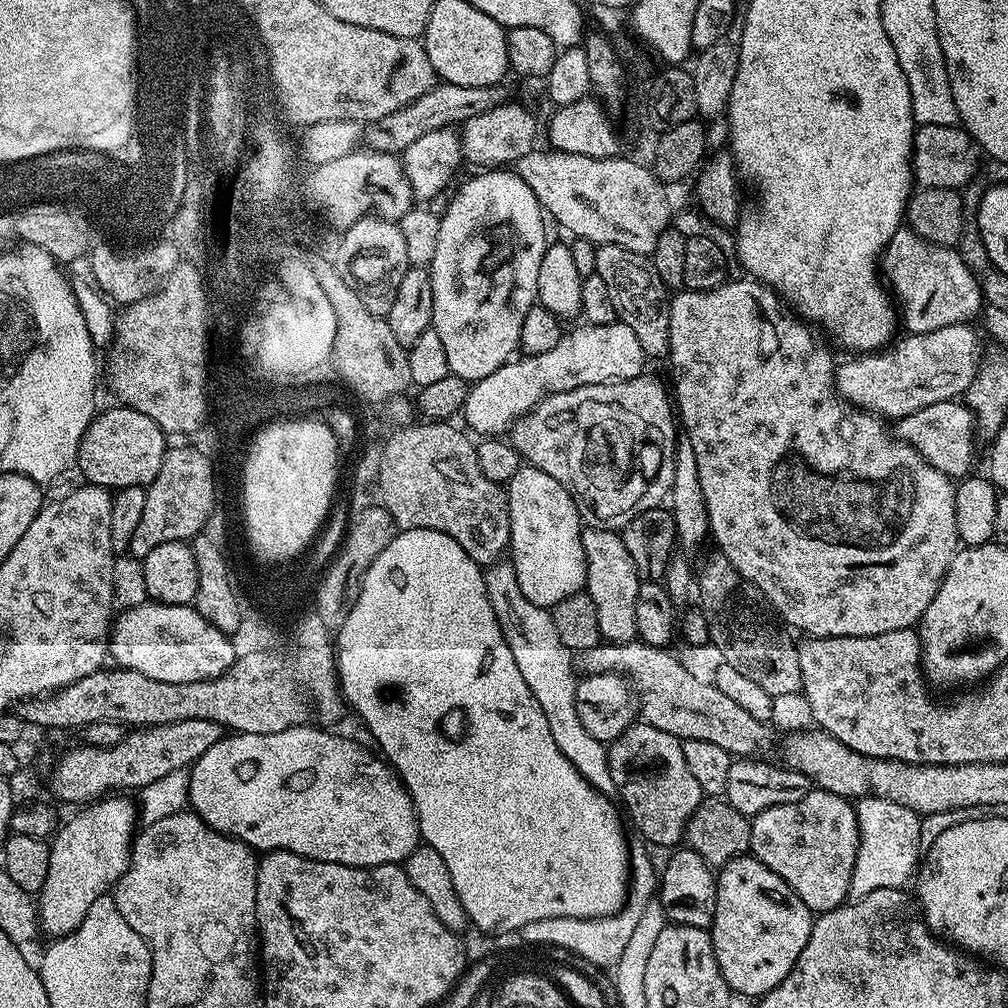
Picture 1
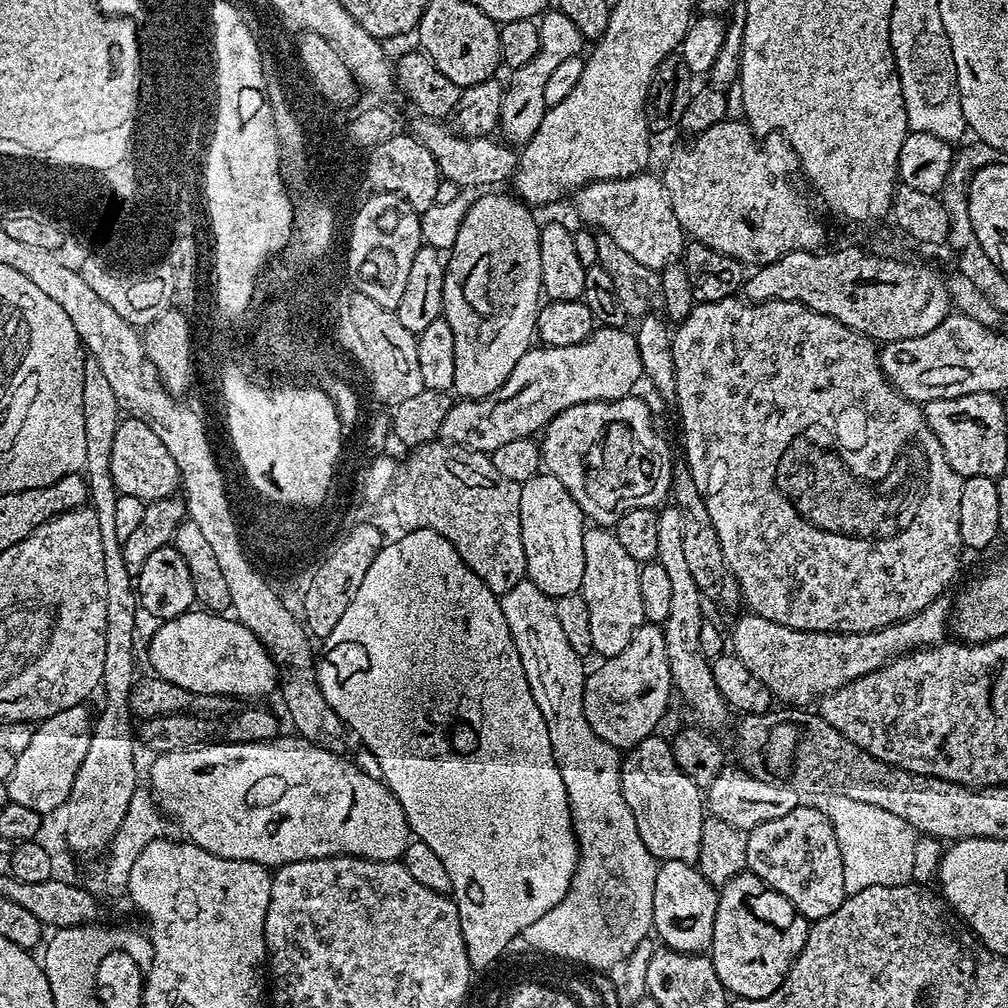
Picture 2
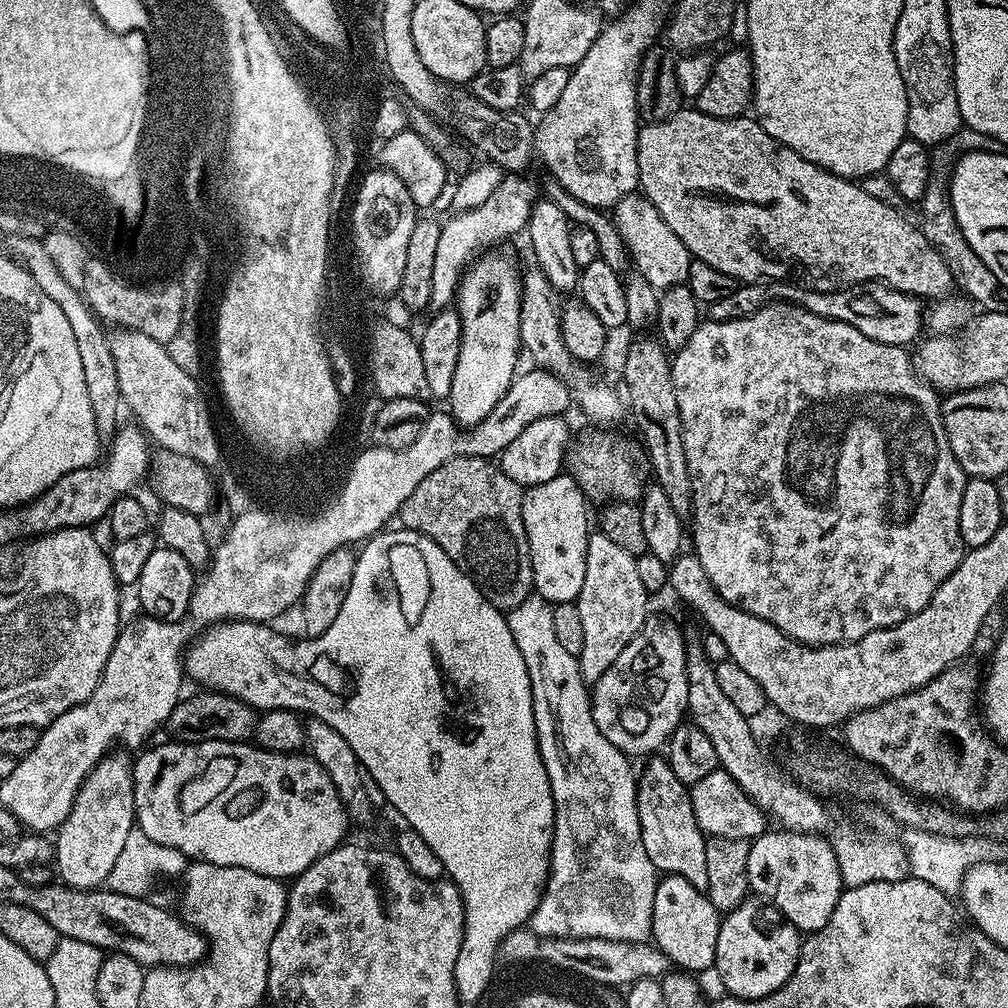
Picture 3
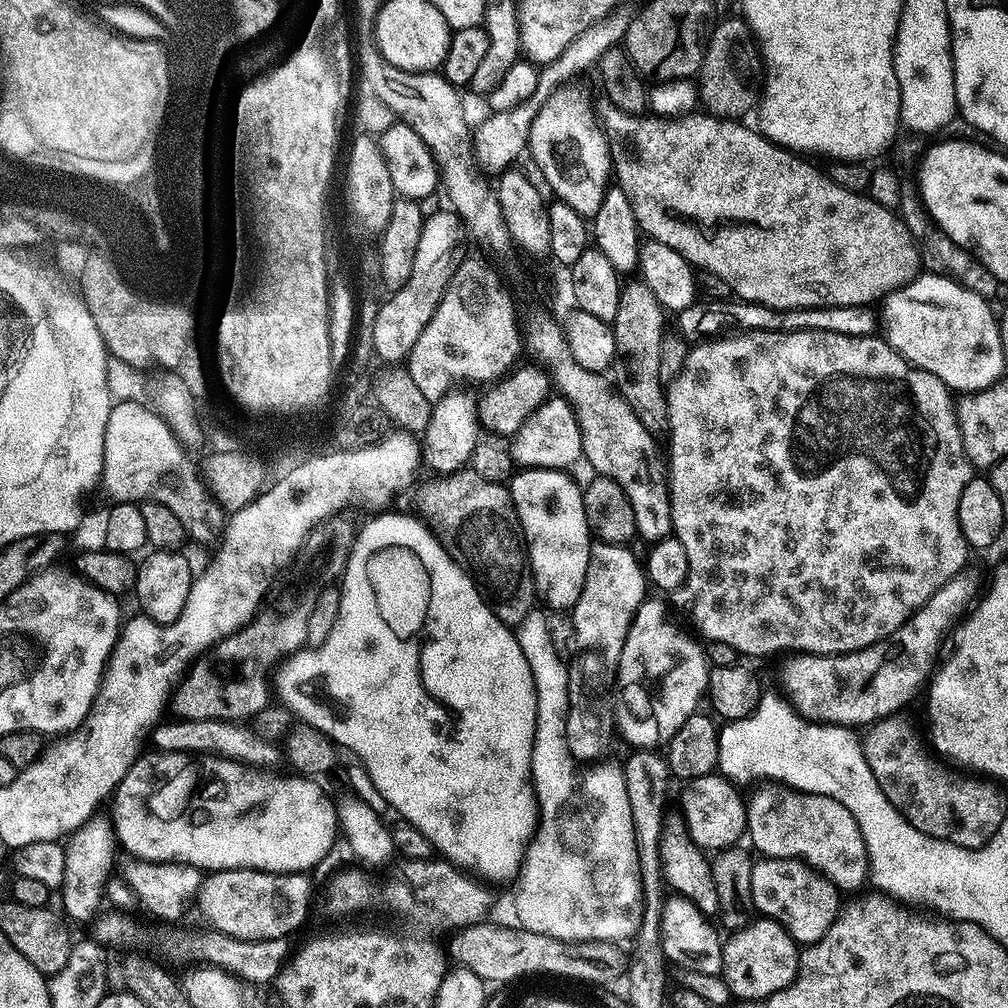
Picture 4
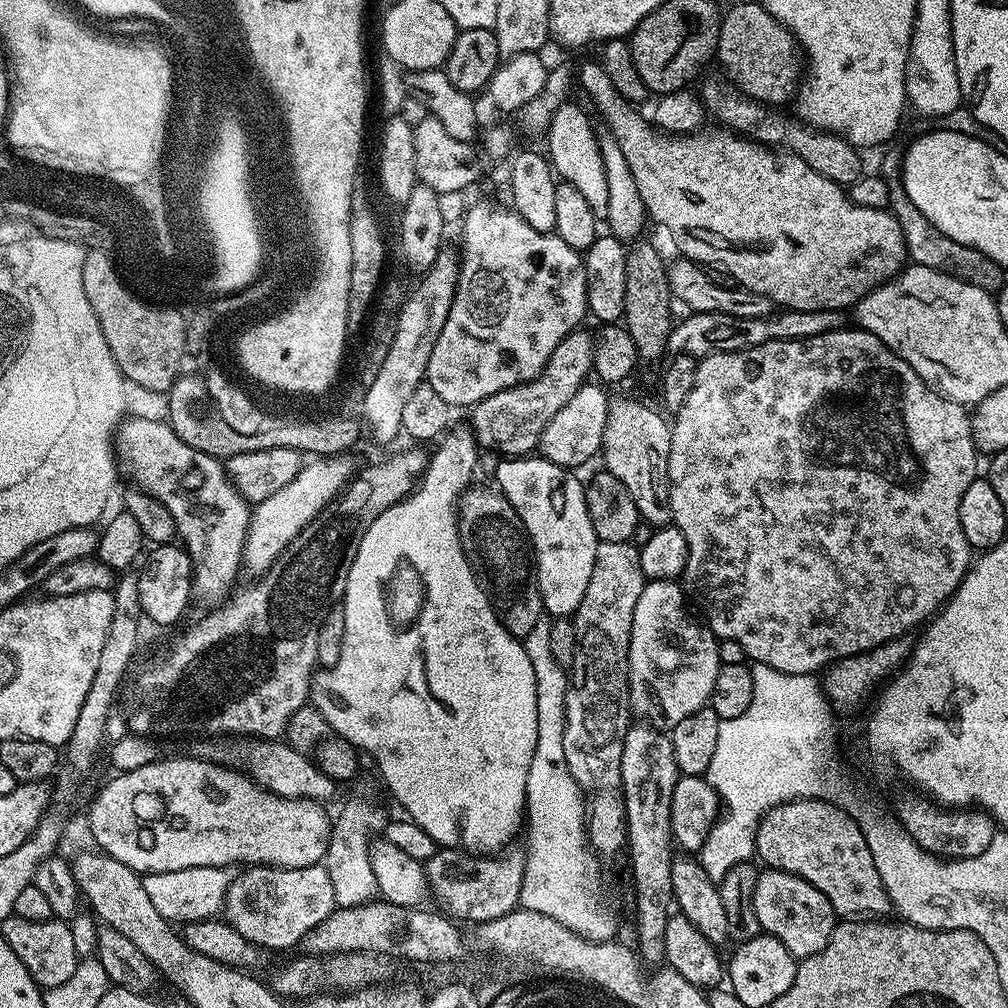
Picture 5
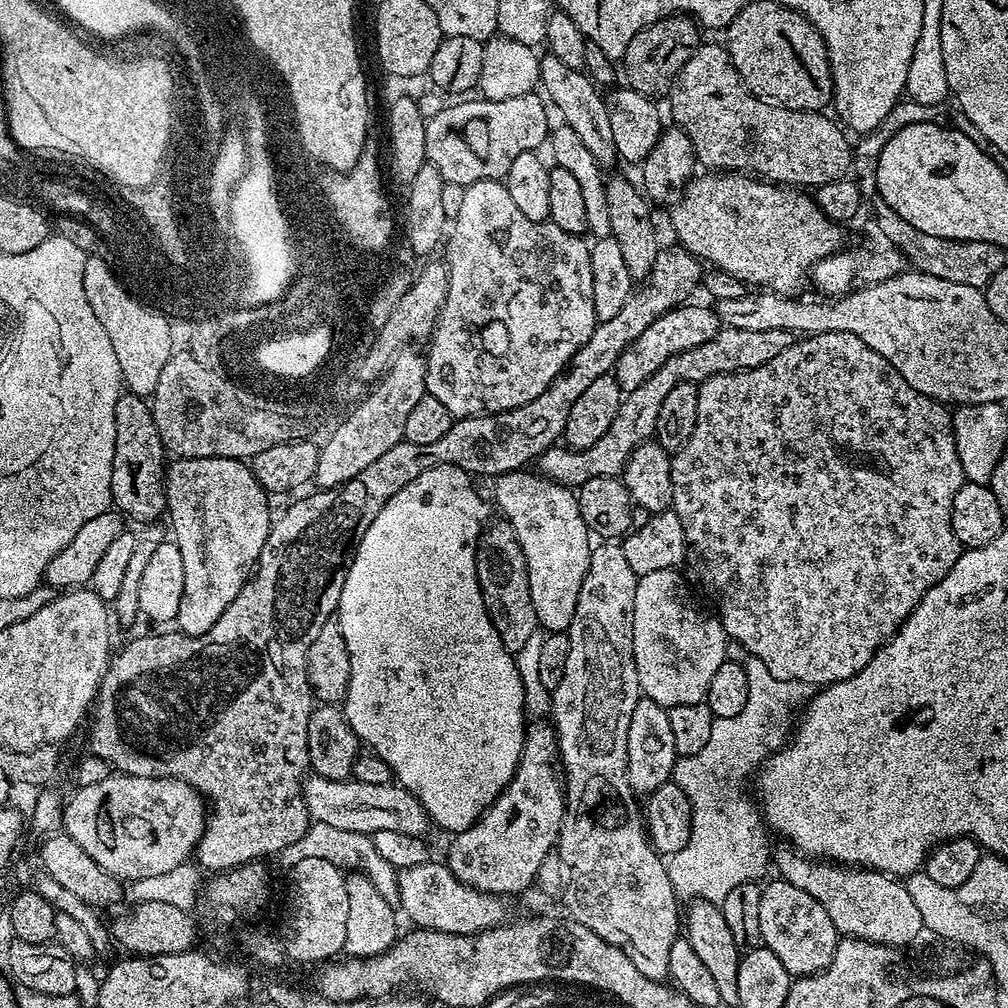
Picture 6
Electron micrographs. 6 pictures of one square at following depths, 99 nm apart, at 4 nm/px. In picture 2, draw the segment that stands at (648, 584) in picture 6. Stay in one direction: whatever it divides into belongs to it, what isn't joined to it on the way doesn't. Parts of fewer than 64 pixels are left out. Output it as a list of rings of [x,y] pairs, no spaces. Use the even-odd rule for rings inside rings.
[[[645,622],[643,624],[643,626],[641,626],[641,628],[636,631],[636,636],[630,642],[630,646],[626,646],[626,650],[622,650],[622,654],[614,654],[613,656],[607,657],[607,659],[605,659],[603,662],[600,662],[600,665],[598,665],[597,668],[593,670],[593,672],[591,669],[591,671],[589,671],[587,673],[587,675],[585,675],[585,677],[584,677],[584,713],[586,714],[586,722],[590,722],[590,726],[594,730],[594,734],[598,734],[598,738],[602,738],[606,742],[610,742],[610,746],[614,746],[618,750],[627,750],[629,748],[633,748],[633,746],[636,745],[638,742],[642,742],[646,737],[653,735],[653,733],[655,733],[657,731],[657,729],[659,729],[656,727],[659,726],[660,719],[662,719],[663,716],[666,715],[668,712],[668,703],[671,702],[672,696],[673,696],[673,700],[674,700],[674,689],[672,686],[672,675],[670,674],[670,662],[666,658],[666,638],[664,637],[663,627],[661,627],[661,625],[659,625],[659,624],[649,624],[649,623]]]

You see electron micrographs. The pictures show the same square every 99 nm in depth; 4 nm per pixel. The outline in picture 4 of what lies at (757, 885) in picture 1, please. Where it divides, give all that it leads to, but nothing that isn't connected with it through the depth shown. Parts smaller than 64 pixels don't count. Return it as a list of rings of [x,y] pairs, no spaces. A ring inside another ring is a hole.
[[[753,919],[745,928],[737,928],[723,941],[724,966],[722,975],[733,997],[741,1001],[765,1000],[770,994],[790,986],[796,977],[798,945],[777,920]]]

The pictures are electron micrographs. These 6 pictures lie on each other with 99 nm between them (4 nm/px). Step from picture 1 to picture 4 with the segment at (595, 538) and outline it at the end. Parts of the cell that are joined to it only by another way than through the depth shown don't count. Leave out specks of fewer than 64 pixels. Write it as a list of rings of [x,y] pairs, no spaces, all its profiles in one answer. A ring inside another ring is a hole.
[[[593,543],[590,550],[590,566],[586,566],[586,582],[582,586],[582,594],[578,594],[578,602],[570,609],[570,615],[576,631],[576,642],[581,649],[585,648],[590,655],[596,656],[600,664],[568,664],[568,748],[579,761],[586,762],[597,759],[604,747],[614,736],[614,704],[604,695],[613,691],[616,683],[616,665],[622,654],[622,646],[626,646],[626,634],[632,625],[632,619],[646,599],[646,572],[642,564],[635,560],[628,546],[623,544]]]

